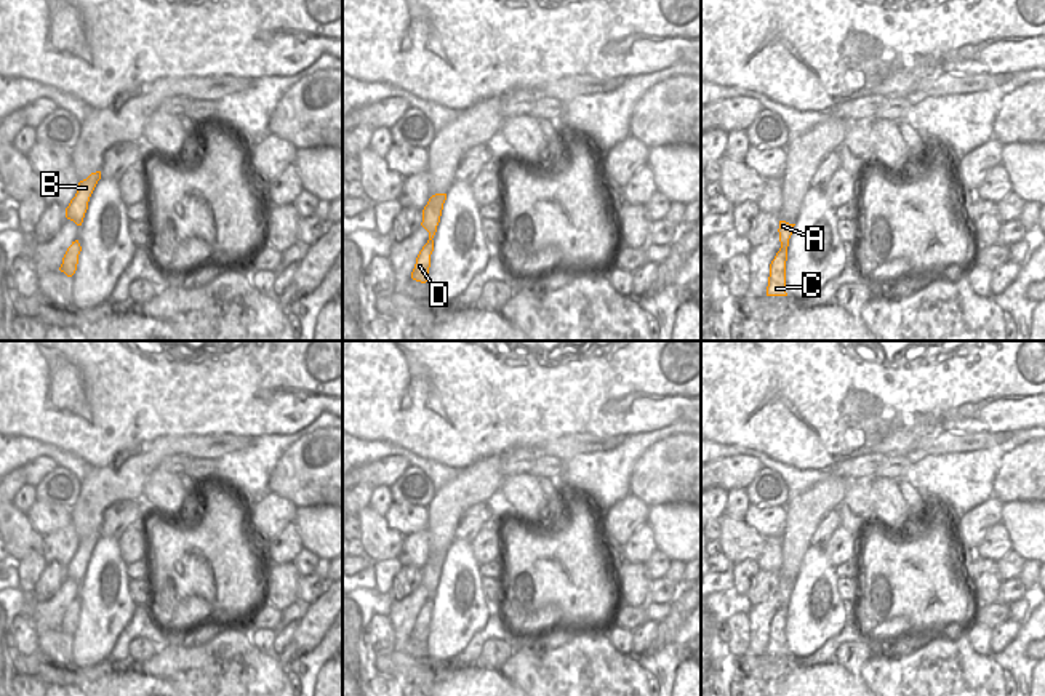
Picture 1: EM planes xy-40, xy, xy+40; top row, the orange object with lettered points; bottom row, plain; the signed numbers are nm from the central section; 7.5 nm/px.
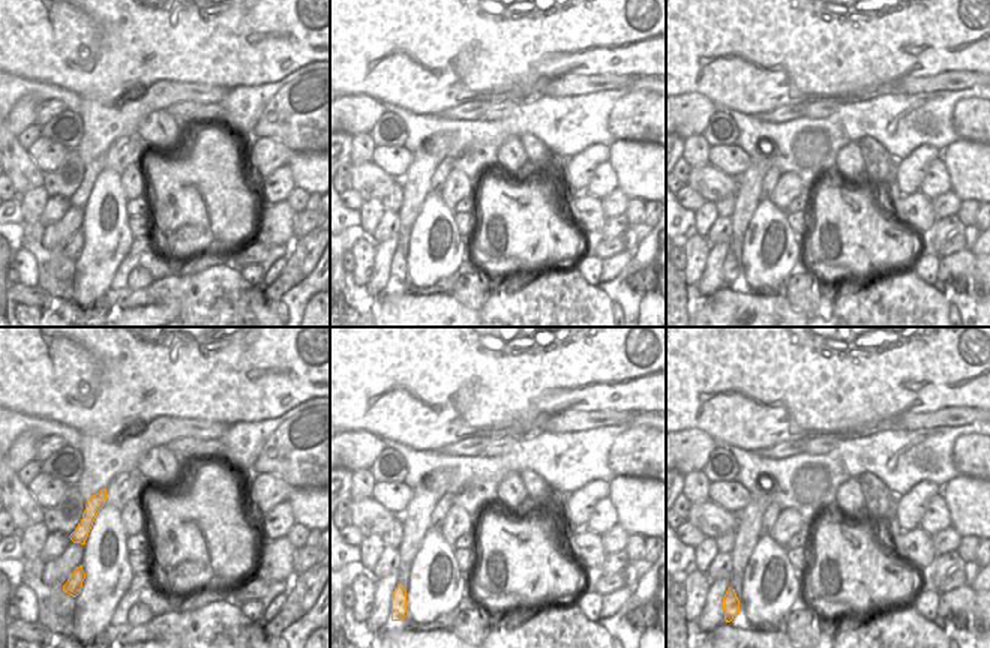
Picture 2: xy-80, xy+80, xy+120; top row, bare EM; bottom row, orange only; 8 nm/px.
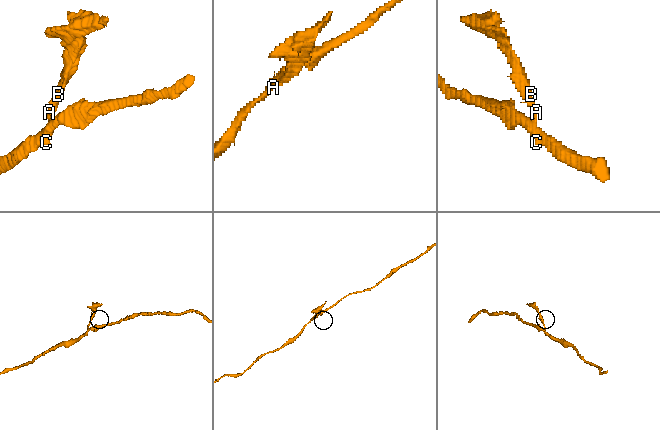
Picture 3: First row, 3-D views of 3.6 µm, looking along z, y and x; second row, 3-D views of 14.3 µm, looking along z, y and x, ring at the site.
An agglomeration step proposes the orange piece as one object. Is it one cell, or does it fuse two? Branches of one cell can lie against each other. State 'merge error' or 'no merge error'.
merge error

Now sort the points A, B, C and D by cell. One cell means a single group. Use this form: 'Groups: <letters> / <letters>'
Groups: A B / C D

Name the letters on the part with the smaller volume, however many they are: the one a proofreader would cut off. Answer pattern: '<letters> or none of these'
A, B

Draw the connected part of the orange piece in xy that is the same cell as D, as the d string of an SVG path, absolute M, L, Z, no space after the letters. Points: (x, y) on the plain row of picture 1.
M427 598L416 616L414 627L411 630L411 637L421 642L426 642L429 637L429 626L430 626L430 613L434 610L434 598Z

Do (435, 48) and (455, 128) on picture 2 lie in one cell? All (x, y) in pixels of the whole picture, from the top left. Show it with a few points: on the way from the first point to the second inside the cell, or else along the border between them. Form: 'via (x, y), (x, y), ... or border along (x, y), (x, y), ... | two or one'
border along (405, 108), (419, 114), (440, 116) | two

